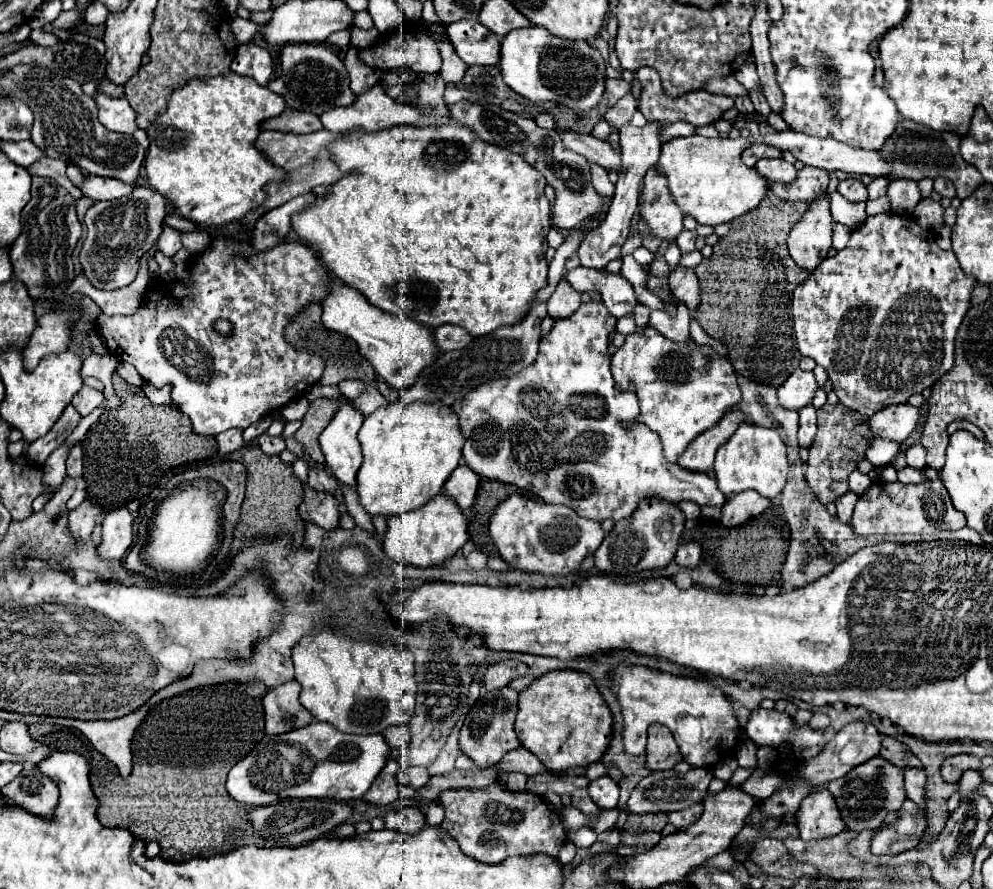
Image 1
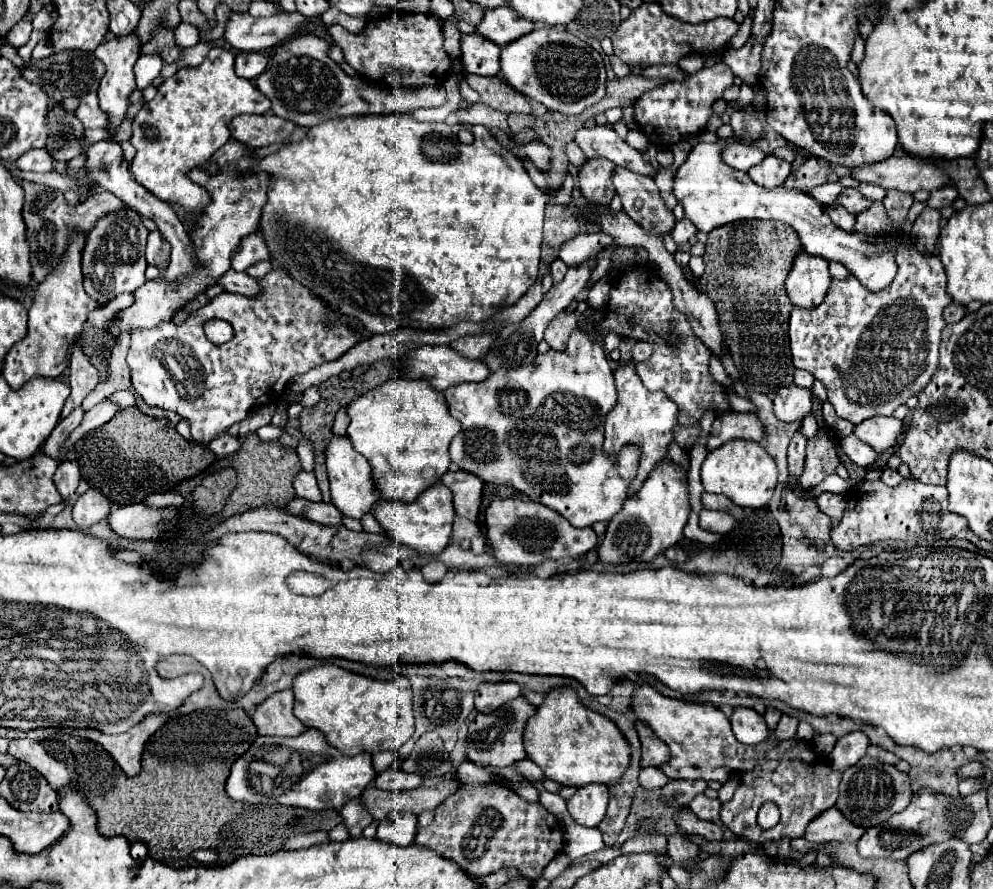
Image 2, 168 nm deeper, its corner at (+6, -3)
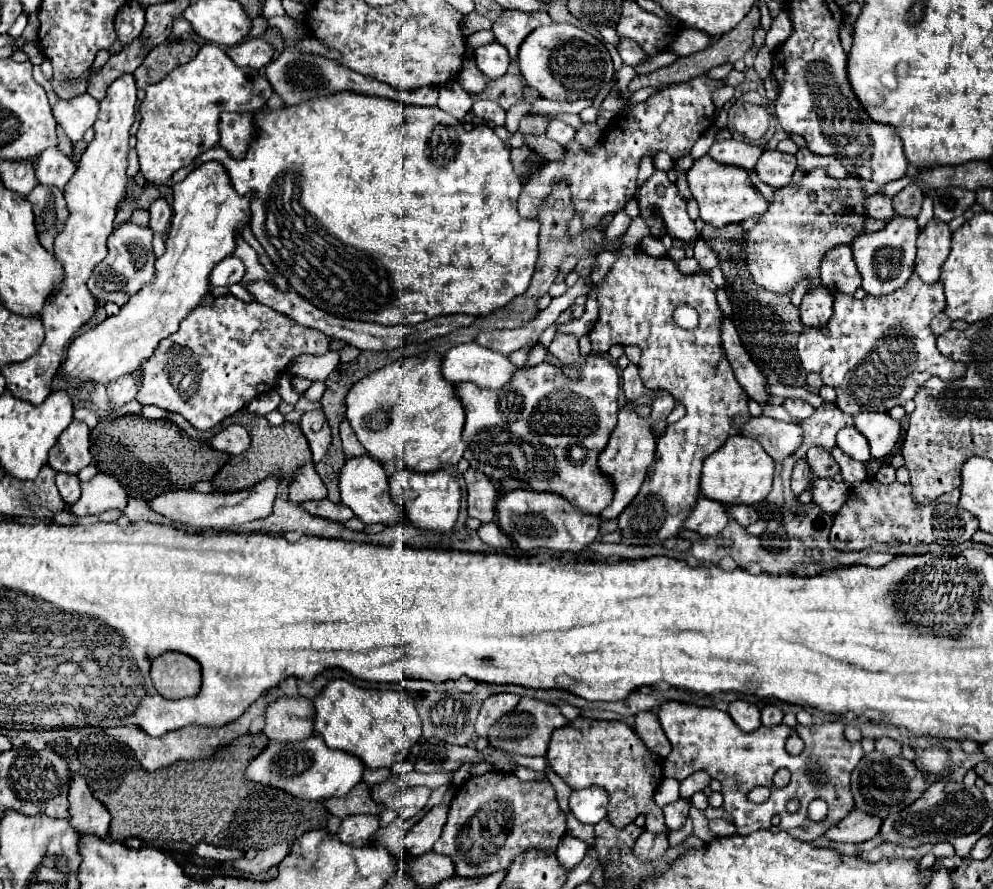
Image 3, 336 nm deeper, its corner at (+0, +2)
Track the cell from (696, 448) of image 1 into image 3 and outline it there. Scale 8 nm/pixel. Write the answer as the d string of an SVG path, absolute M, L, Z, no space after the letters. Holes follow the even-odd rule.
M751 416L749 422L743 426L741 434L761 442L767 454L777 462L793 454L803 440L803 430L797 424L767 418L767 416L759 416L759 418Z

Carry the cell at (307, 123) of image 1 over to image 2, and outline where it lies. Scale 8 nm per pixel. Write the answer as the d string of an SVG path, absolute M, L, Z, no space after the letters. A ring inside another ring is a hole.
M237 115L229 123L231 139L247 147L265 147L273 141L283 141L293 133L295 125L275 115Z

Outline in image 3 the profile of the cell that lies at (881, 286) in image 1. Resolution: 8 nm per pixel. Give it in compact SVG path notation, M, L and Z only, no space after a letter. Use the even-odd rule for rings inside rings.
M915 272L911 274L911 278L909 278L899 290L895 290L895 292L891 292L891 294L885 294L885 296L879 296L879 298L867 294L863 300L857 300L857 298L851 296L851 294L835 294L835 298L833 298L833 316L831 316L831 322L827 322L827 326L815 326L815 328L813 328L813 326L811 326L811 328L805 326L803 332L799 334L797 350L799 350L801 364L803 364L803 368L805 368L807 372L817 372L817 374L821 374L825 386L835 388L835 392L837 392L835 404L837 404L837 408L839 408L841 412L845 412L845 414L849 414L849 416L861 414L861 412L865 412L865 410L889 412L893 406L903 406L907 400L913 400L915 394L917 394L917 390L919 390L931 376L939 376L939 378L943 378L943 380L955 380L955 378L963 376L965 368L957 368L949 358L945 358L943 354L939 354L939 350L937 350L937 336L931 334L931 320L933 320L939 312L943 312L945 306L947 306L947 302L945 302L945 294L943 294L943 282L937 280L935 284L927 286Z

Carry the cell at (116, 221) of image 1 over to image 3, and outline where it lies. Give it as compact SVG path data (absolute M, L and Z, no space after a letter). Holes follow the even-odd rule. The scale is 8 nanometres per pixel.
M125 222L111 232L107 238L107 256L95 266L87 286L91 294L101 302L115 302L123 306L135 292L139 292L151 278L155 276L155 254L151 248L153 232L149 228L137 226L133 222Z

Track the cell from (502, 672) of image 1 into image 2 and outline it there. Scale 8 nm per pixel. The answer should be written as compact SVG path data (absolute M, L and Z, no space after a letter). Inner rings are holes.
M481 683L475 691L475 709L483 715L489 715L519 695L521 689L517 683Z

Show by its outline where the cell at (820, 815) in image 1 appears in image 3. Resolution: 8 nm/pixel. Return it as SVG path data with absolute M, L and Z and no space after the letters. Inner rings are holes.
M851 810L847 818L841 818L831 830L827 830L825 838L835 842L863 842L877 836L881 828L881 820L865 814L863 810Z

